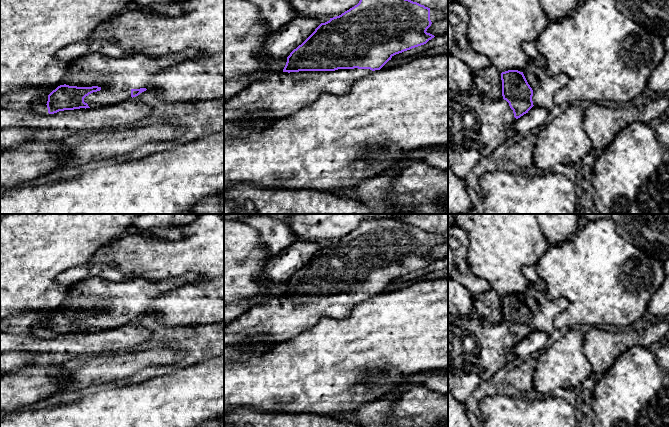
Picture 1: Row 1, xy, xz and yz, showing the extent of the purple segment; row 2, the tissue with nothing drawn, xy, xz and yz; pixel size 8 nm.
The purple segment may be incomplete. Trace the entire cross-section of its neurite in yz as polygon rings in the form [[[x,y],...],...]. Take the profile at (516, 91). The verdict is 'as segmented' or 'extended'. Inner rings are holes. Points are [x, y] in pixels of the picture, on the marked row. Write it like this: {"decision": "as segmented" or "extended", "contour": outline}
{"decision": "extended", "contour": [[[533,62],[528,63],[522,72],[518,70],[502,72],[501,80],[503,99],[509,103],[516,119],[528,113],[533,106],[544,108],[548,112],[553,110],[556,106],[553,100],[555,93],[566,87],[569,82],[566,75],[550,76],[545,68],[539,67]]]}

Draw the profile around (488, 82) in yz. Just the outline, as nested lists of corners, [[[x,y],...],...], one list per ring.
[[[494,66],[473,72],[473,82],[479,94],[495,101],[503,99],[501,73]]]

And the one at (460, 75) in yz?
[[[449,55],[448,92],[454,96],[469,94],[473,84],[473,71],[471,67],[455,55]]]

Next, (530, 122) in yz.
[[[533,106],[526,114],[515,120],[512,128],[523,136],[529,136],[540,129],[548,113],[544,108]]]

